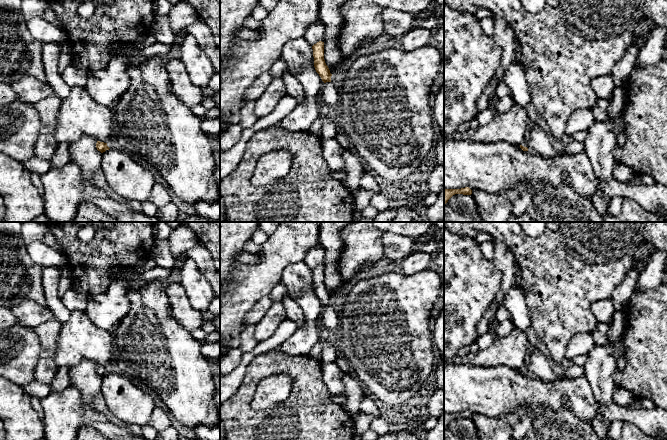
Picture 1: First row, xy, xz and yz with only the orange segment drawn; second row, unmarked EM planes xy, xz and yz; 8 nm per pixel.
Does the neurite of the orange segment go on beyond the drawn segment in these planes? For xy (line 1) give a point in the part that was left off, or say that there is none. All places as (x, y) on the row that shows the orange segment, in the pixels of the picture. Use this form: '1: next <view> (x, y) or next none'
1: next none

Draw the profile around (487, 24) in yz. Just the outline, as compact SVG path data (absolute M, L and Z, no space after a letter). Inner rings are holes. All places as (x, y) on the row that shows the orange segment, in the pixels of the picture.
M484 17L480 19L480 24L486 35L493 37L494 35L494 22L490 17Z

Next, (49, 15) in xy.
M49 7L44 15L43 15L43 18L46 19L47 21L53 23L53 24L56 24L56 25L59 25L60 24L60 21L58 19L58 17L56 16L56 14L51 10L51 8Z

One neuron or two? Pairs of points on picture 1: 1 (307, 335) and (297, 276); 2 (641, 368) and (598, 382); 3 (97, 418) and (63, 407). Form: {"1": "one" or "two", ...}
{"1": "one", "2": "two", "3": "one"}

